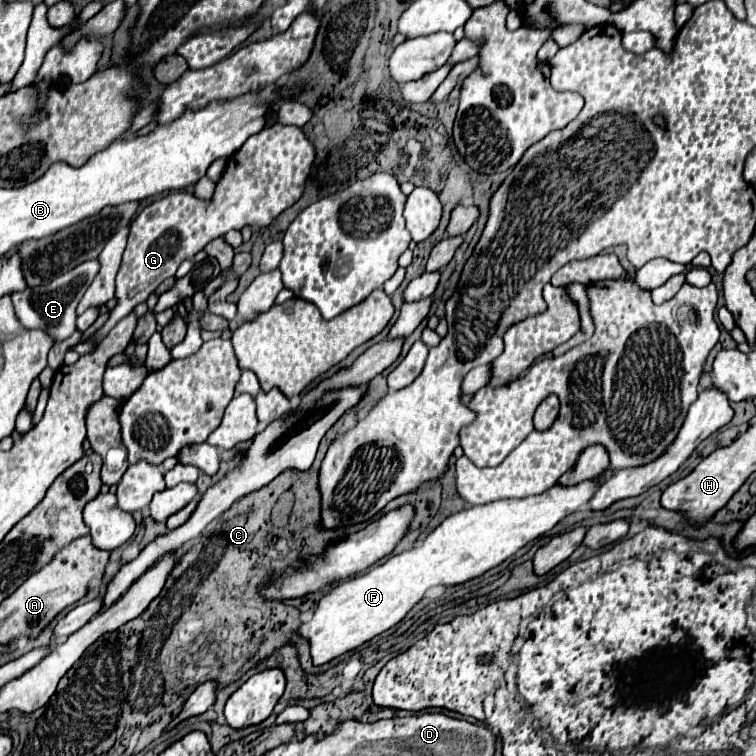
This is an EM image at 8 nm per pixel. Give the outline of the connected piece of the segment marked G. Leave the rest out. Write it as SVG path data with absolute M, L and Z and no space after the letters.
M268 124L258 134L250 136L242 144L242 148L228 158L224 178L222 178L220 184L216 184L216 192L214 192L212 202L202 202L194 194L188 194L188 192L166 194L166 196L150 202L136 216L136 220L130 226L128 244L126 244L124 258L122 258L122 266L120 266L118 276L116 276L116 298L118 298L118 306L110 312L110 318L106 320L106 324L88 338L88 342L100 342L124 316L128 316L132 312L132 308L136 304L146 302L146 298L158 288L160 282L164 282L166 278L174 276L176 270L178 270L178 266L186 258L194 258L194 254L200 252L216 236L224 236L232 228L240 230L246 224L258 226L258 228L268 226L282 210L290 208L302 196L306 178L310 174L312 160L314 160L314 146L308 142L308 138L304 136L304 132L298 126Z

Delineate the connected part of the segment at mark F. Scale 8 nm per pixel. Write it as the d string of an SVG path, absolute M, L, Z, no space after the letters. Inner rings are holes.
M610 468L590 480L574 486L554 484L538 496L518 500L498 500L482 506L472 506L448 516L426 540L412 550L396 554L382 564L372 566L366 574L348 578L332 588L318 604L312 620L304 622L298 632L310 640L310 652L316 666L358 648L370 638L398 624L408 610L422 600L424 592L436 584L462 584L486 570L498 566L522 546L552 530L562 518L574 514L580 506L590 502L600 484L610 476Z

